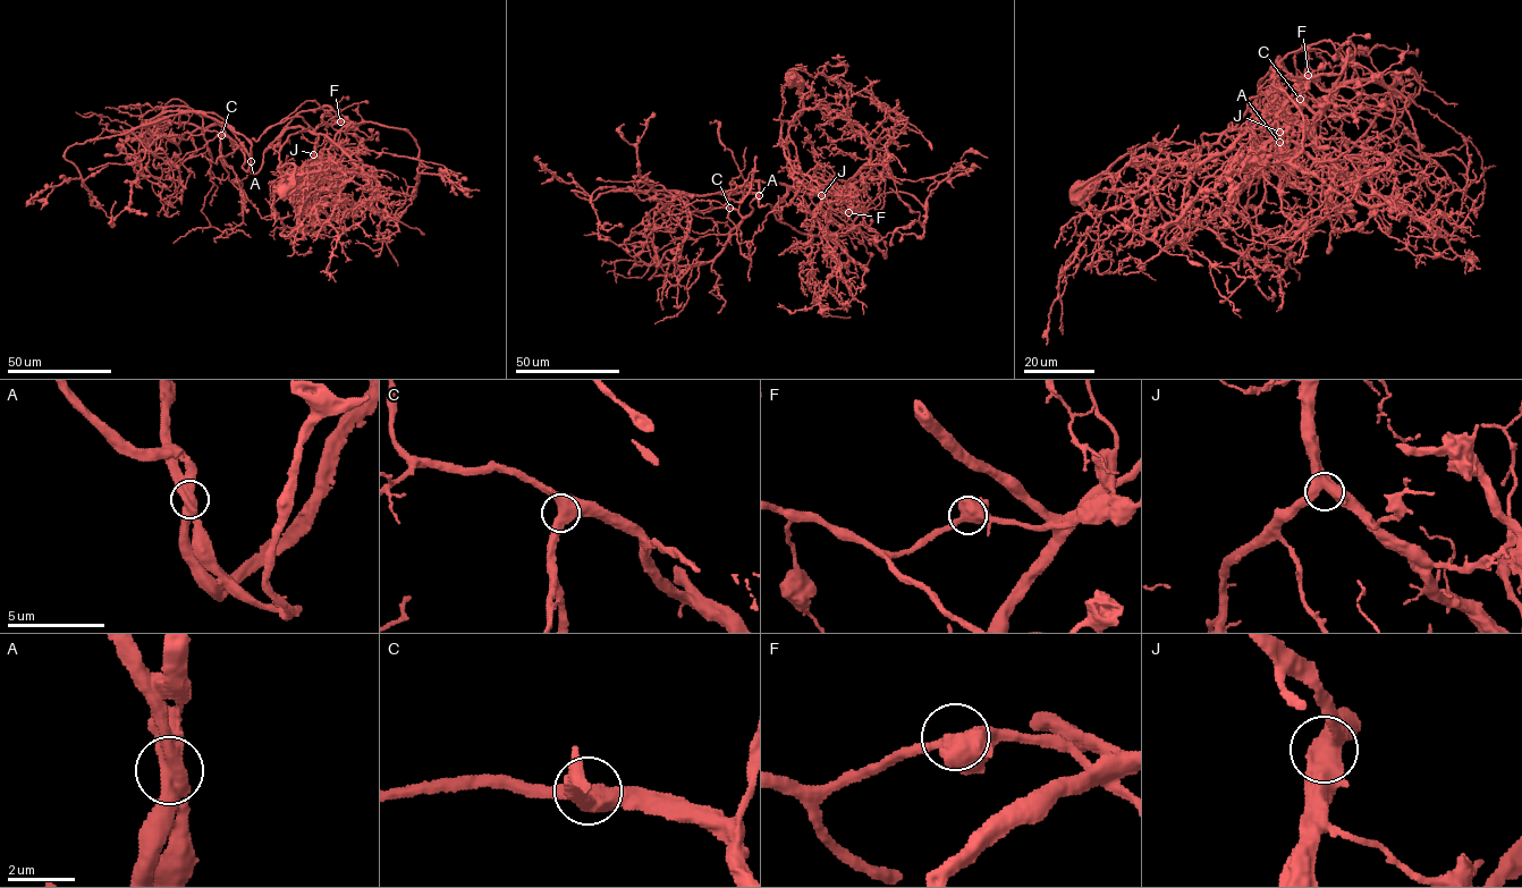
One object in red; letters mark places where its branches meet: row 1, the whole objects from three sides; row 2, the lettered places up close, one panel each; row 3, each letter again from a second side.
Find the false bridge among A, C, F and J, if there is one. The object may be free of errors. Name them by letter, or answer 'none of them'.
A

